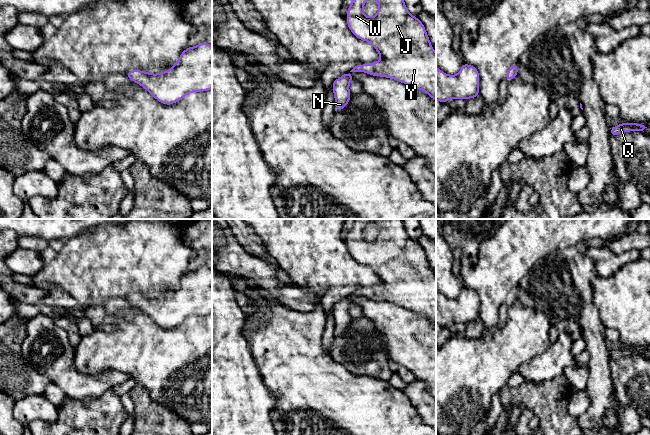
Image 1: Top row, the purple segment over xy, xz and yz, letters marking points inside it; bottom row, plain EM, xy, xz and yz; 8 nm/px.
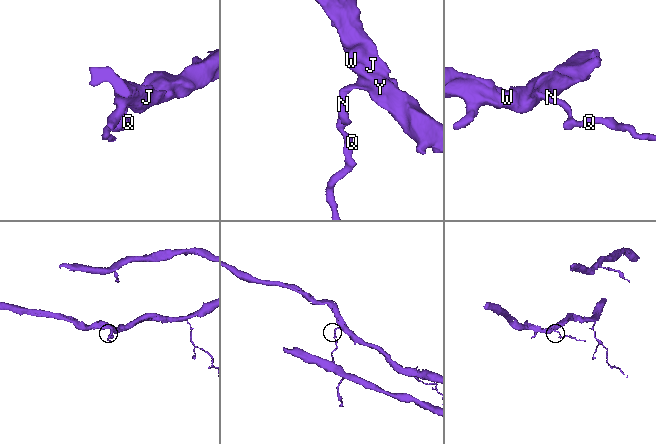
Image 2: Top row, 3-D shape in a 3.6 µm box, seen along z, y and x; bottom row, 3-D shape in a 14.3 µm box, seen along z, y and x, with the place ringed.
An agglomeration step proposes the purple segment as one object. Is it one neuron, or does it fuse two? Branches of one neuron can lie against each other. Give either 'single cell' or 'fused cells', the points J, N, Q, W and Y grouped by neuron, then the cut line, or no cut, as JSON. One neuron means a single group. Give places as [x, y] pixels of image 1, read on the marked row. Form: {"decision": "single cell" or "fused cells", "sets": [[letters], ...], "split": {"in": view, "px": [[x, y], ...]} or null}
{"decision": "single cell", "sets": [["J", "N", "Q", "W", "Y"]], "split": null}

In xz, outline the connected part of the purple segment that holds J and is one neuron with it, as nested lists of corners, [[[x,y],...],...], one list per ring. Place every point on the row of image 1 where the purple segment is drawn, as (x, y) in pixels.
[[[353,0],[349,4],[346,22],[354,36],[373,45],[381,55],[381,60],[357,65],[350,72],[344,73],[333,81],[335,111],[343,110],[351,98],[352,93],[348,89],[349,84],[354,80],[351,72],[365,72],[372,76],[395,79],[413,88],[423,90],[436,101],[436,53],[421,20],[408,12],[404,0],[377,0],[379,4],[377,15],[366,17],[363,13],[366,1]]]

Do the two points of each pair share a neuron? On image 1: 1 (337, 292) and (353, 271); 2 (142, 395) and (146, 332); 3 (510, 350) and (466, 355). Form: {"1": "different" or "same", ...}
{"1": "different", "2": "different", "3": "same"}

